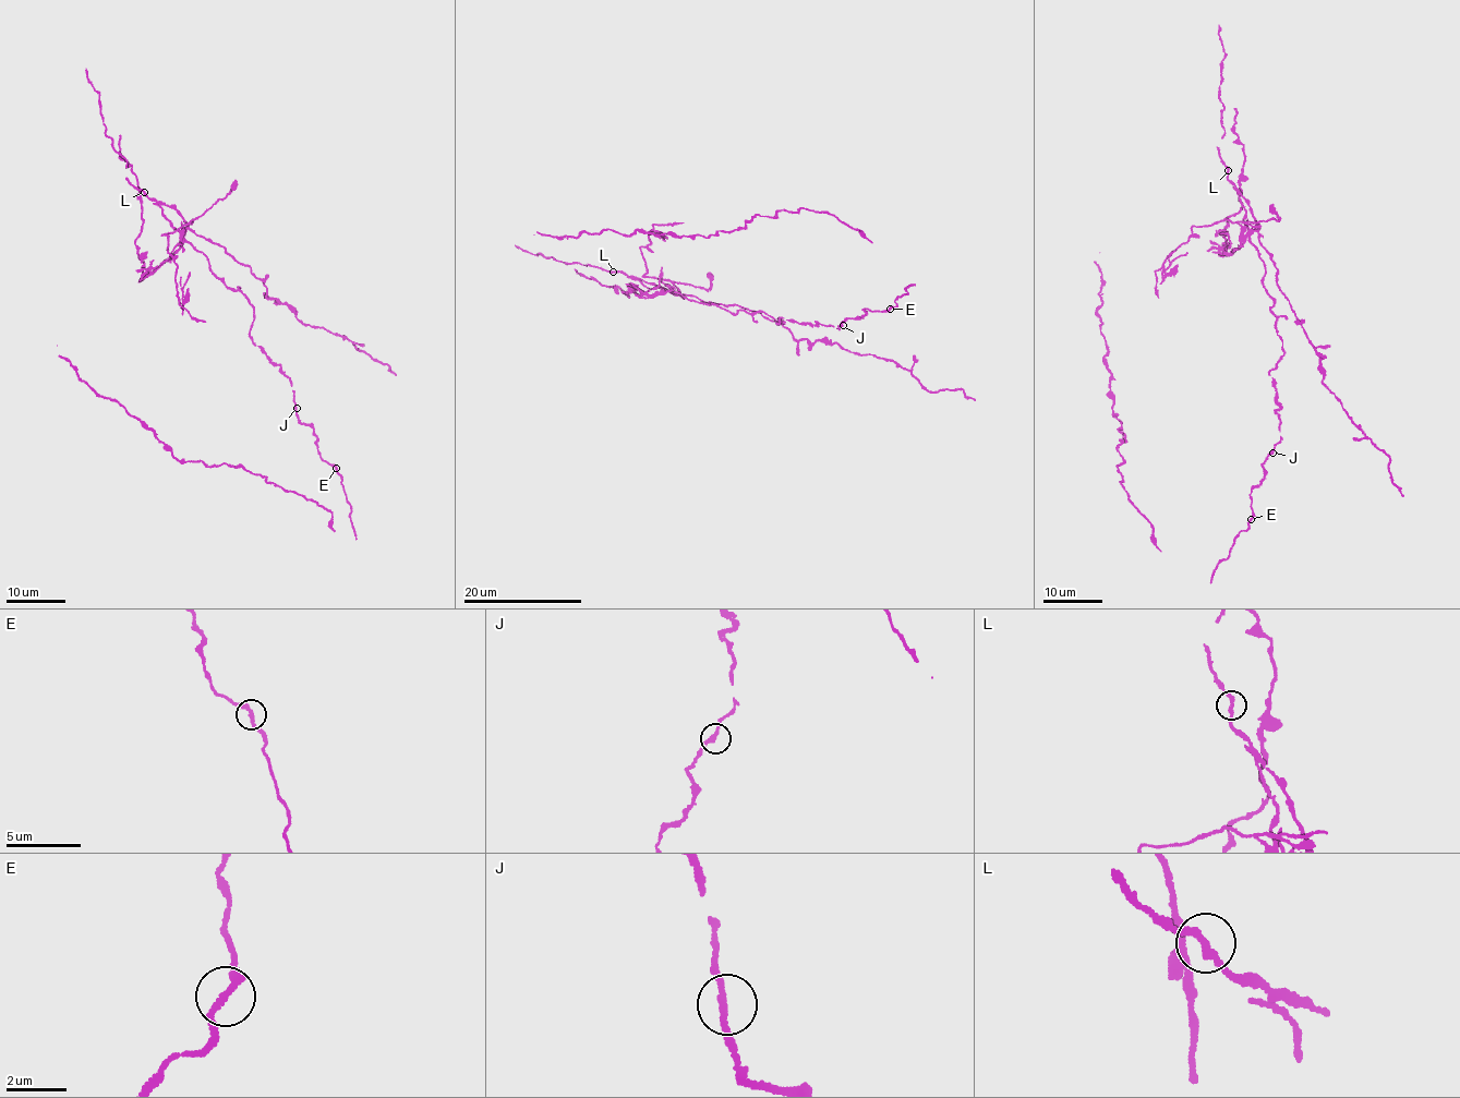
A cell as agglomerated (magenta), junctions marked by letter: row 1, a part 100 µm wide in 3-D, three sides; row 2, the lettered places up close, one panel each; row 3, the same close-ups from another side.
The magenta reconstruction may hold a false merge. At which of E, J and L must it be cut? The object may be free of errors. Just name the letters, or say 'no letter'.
L

